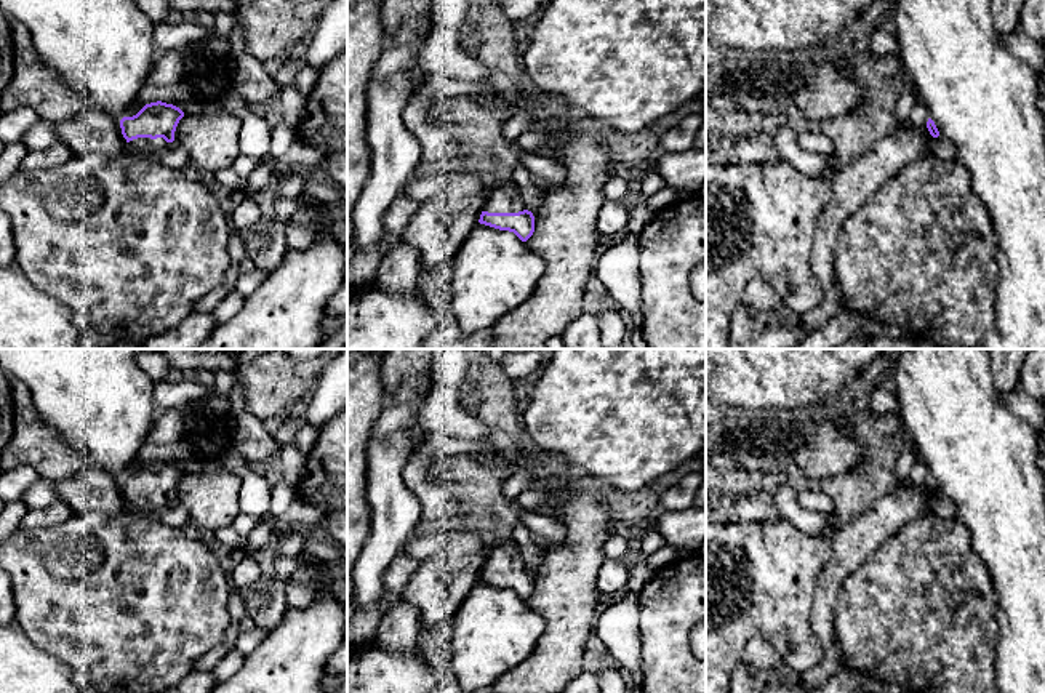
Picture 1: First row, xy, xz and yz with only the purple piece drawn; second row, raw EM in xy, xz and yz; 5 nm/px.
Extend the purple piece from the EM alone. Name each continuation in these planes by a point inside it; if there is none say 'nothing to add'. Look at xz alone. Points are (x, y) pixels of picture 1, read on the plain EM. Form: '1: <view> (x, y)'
1: xz (503, 557)

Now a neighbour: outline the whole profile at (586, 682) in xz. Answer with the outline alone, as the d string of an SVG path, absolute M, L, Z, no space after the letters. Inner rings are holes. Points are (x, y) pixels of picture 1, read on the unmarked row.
M581 672L563 693L600 693L600 677L597 672Z

